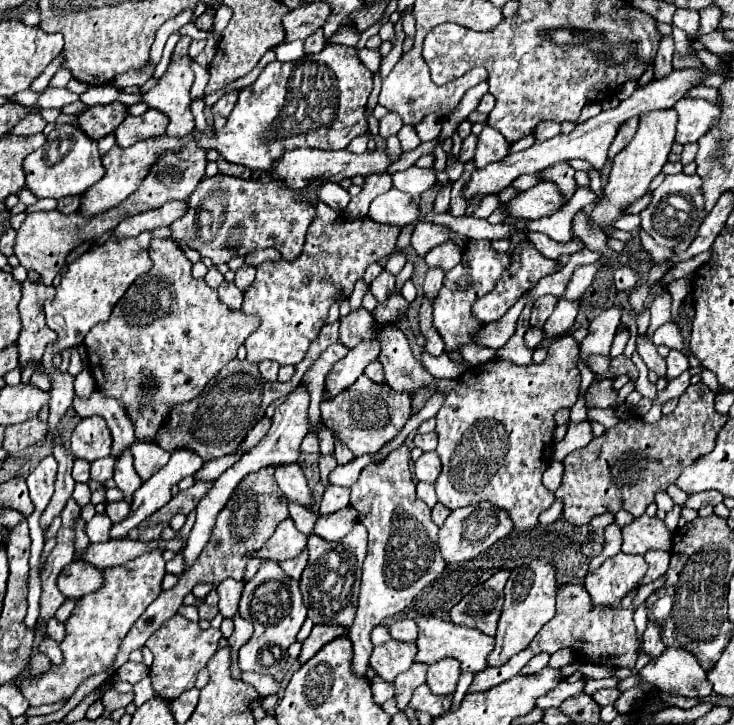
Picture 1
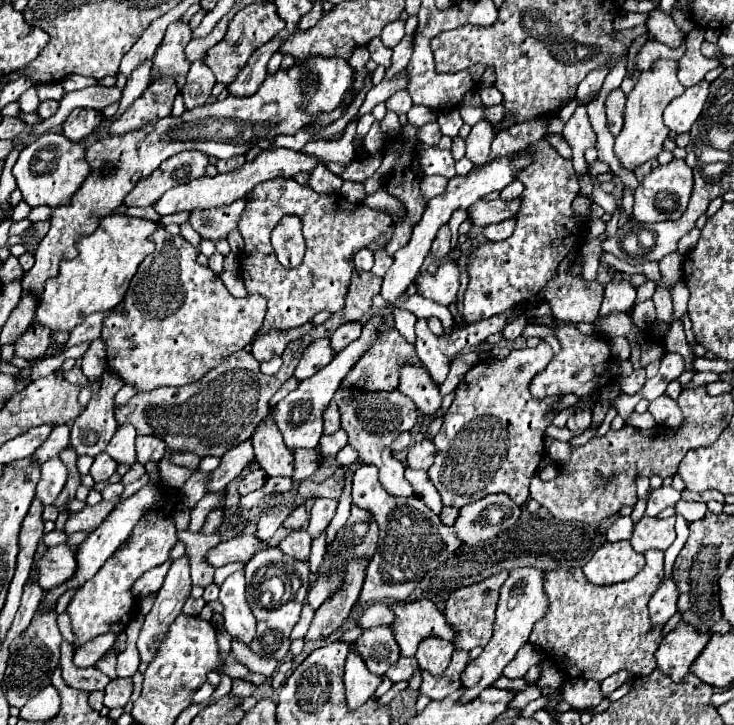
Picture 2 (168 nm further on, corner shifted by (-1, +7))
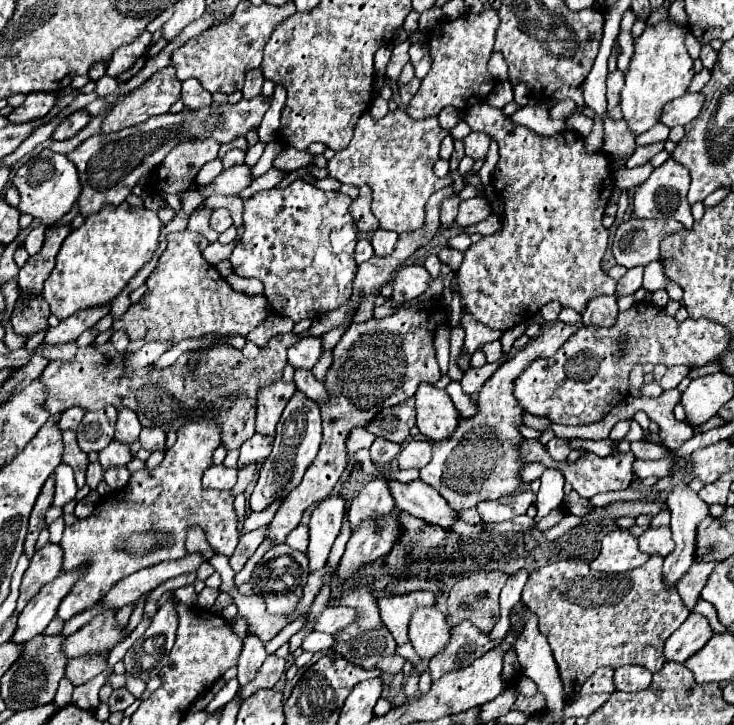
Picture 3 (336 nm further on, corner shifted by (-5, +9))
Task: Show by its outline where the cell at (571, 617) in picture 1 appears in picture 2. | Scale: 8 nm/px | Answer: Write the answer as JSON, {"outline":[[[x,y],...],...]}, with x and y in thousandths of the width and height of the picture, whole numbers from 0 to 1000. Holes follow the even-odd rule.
{"outline":[[[881,760],[879,763],[879,782],[868,790],[868,796],[862,796],[860,801],[851,804],[841,804],[841,807],[808,807],[805,801],[800,801],[800,796],[794,793],[792,785],[751,785],[751,788],[740,788],[740,815],[748,826],[748,837],[743,851],[737,851],[723,870],[721,887],[729,892],[737,892],[740,903],[745,909],[751,909],[772,934],[783,937],[811,937],[811,939],[822,939],[824,934],[851,923],[857,928],[871,931],[884,931],[895,914],[892,914],[892,898],[898,892],[898,887],[903,884],[903,865],[906,862],[890,862],[884,854],[884,843],[881,843],[881,832],[884,823],[895,815],[898,801],[903,799],[903,760]]]}

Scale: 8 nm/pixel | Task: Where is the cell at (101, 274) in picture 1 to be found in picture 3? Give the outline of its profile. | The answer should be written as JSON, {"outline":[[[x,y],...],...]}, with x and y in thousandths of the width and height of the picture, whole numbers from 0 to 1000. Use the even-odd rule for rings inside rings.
{"outline":[[[173,280],[146,283],[140,291],[116,302],[116,308],[99,316],[86,332],[78,366],[61,388],[59,412],[67,418],[69,432],[80,440],[91,440],[121,423],[151,421],[170,393],[206,360],[217,341],[219,316],[222,308],[211,291]]]}

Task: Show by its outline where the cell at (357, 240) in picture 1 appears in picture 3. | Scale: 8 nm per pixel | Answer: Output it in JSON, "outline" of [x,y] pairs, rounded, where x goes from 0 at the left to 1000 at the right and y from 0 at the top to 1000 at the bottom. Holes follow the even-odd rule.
{"outline":[[[410,247],[399,250],[388,261],[372,258],[364,263],[353,263],[350,269],[334,274],[331,288],[334,319],[312,357],[317,374],[326,382],[353,385],[361,393],[361,410],[369,421],[369,429],[377,434],[391,434],[402,446],[421,437],[435,437],[437,432],[465,423],[478,410],[481,379],[486,374],[481,346],[489,316],[475,294],[475,283],[478,283],[475,269],[467,269],[462,263],[437,263]]]}

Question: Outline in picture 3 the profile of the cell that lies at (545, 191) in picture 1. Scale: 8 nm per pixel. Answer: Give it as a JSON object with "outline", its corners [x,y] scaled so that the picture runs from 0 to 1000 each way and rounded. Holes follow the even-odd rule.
{"outline":[[[644,272],[636,277],[625,280],[625,297],[623,297],[623,310],[628,313],[639,313],[647,308],[661,305],[669,297],[669,283],[663,274],[658,272]]]}

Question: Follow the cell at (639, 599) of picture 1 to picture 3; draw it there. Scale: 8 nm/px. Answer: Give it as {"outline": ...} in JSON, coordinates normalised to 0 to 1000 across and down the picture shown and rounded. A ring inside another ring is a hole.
{"outline":[[[884,727],[873,741],[871,741],[871,757],[890,766],[911,766],[920,757],[917,741],[914,741],[914,727]]]}

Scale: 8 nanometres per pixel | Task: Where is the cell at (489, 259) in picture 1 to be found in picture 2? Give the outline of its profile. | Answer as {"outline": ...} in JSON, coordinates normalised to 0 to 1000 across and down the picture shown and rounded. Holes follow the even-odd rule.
{"outline":[[[609,357],[606,363],[598,366],[595,377],[582,377],[574,374],[565,382],[565,396],[568,396],[568,407],[587,412],[593,418],[601,421],[612,421],[612,418],[623,418],[623,401],[625,401],[625,368],[620,357]]]}

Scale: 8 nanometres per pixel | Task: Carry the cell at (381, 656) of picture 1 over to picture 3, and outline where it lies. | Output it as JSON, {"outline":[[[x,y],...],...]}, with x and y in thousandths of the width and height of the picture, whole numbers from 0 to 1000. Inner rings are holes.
{"outline":[[[486,807],[486,810],[478,810],[478,812],[473,812],[467,818],[465,834],[486,837],[489,840],[489,854],[484,859],[478,859],[475,865],[470,865],[467,870],[459,870],[456,901],[467,903],[473,912],[478,912],[478,914],[484,914],[484,917],[489,917],[495,923],[511,923],[514,914],[522,906],[535,903],[538,892],[541,892],[535,876],[530,876],[530,868],[519,859],[519,851],[516,851],[516,843],[514,843],[514,829],[508,826],[500,807]]]}

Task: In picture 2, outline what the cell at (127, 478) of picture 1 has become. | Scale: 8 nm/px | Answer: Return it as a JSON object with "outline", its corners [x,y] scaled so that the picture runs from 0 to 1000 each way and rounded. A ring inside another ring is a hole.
{"outline":[[[162,586],[154,606],[149,608],[143,625],[154,630],[159,639],[173,639],[181,641],[184,633],[184,589],[181,586]]]}

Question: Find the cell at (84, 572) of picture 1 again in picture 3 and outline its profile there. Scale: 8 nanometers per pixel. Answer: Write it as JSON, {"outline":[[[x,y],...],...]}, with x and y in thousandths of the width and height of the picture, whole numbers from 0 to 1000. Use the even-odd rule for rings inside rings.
{"outline":[[[64,749],[61,754],[48,760],[48,766],[42,771],[42,779],[31,793],[29,821],[23,826],[23,846],[29,846],[34,840],[40,826],[45,826],[61,804],[72,801],[83,790],[83,777],[86,777],[83,752]]]}

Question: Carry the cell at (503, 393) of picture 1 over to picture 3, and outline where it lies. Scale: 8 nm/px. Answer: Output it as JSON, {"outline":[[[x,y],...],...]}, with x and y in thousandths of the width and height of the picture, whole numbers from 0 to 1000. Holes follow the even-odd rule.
{"outline":[[[756,446],[737,457],[715,481],[680,503],[680,509],[658,528],[655,545],[650,548],[650,570],[644,575],[625,575],[623,594],[612,606],[590,608],[590,633],[574,647],[574,661],[595,674],[612,699],[620,705],[639,702],[655,691],[680,688],[707,674],[713,666],[710,650],[718,639],[710,639],[710,611],[715,611],[715,603],[707,589],[713,586],[713,567],[699,545],[699,528],[726,495],[753,492],[781,457],[786,457],[786,448],[772,446]]]}

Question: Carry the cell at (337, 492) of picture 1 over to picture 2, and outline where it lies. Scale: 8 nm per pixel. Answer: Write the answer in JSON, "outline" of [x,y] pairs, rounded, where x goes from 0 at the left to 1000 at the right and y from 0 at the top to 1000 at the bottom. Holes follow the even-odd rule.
{"outline":[[[429,688],[421,705],[421,724],[418,724],[418,735],[424,738],[424,743],[435,741],[443,732],[443,727],[456,710],[456,702],[459,702],[456,688]]]}

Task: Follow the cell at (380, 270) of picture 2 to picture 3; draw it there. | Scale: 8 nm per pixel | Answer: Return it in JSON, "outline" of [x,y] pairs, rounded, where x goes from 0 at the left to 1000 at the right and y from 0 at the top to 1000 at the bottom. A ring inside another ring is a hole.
{"outline":[[[514,316],[508,330],[505,330],[505,338],[511,343],[511,352],[514,354],[525,354],[525,352],[533,352],[535,349],[535,341],[541,335],[541,321],[535,319],[525,319],[525,316]]]}

